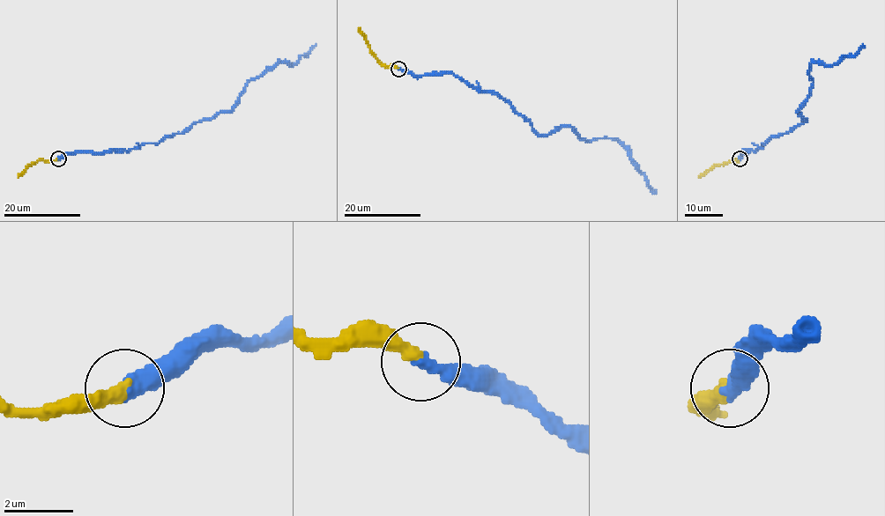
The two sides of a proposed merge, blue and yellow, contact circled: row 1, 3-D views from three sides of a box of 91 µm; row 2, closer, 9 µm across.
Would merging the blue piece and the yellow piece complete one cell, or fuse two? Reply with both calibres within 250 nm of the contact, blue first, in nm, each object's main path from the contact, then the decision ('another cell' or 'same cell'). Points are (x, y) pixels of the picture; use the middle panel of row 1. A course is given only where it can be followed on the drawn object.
480 nm thick on the blue side, 400 nm on the other; blue runs (398, 68), (415, 76), (451, 73), (497, 92), (538, 134), (569, 126), (586, 142), (616, 138), (656, 191); yellow runs (398, 68), (384, 66), (379, 61), (359, 28); same cell

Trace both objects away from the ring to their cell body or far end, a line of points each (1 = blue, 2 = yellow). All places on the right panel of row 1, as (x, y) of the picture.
1: (739, 158), (805, 121), (797, 111), (812, 90), (813, 63), (836, 64), (845, 55), (853, 55), (862, 44)
2: (739, 158), (708, 169), (699, 177)

